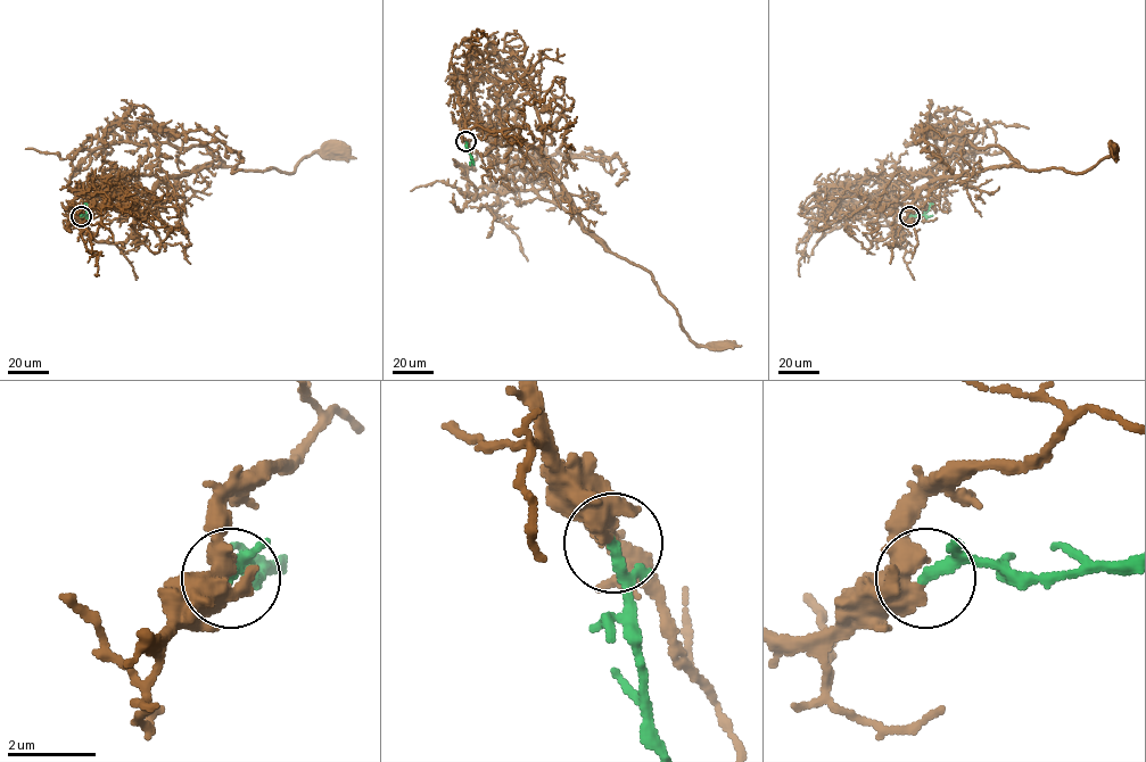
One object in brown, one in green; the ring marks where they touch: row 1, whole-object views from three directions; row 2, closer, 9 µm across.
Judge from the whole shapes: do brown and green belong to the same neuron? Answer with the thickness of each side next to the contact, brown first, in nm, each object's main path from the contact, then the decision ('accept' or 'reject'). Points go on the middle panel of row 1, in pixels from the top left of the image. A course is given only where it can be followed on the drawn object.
300 nm thick on the brown side, 190 nm on the other; brown runs (466, 141), (464, 125), (518, 127), (519, 137), (537, 148), (582, 228), (651, 274), (693, 341), (720, 344); green runs (466, 141), (470, 165); accept

